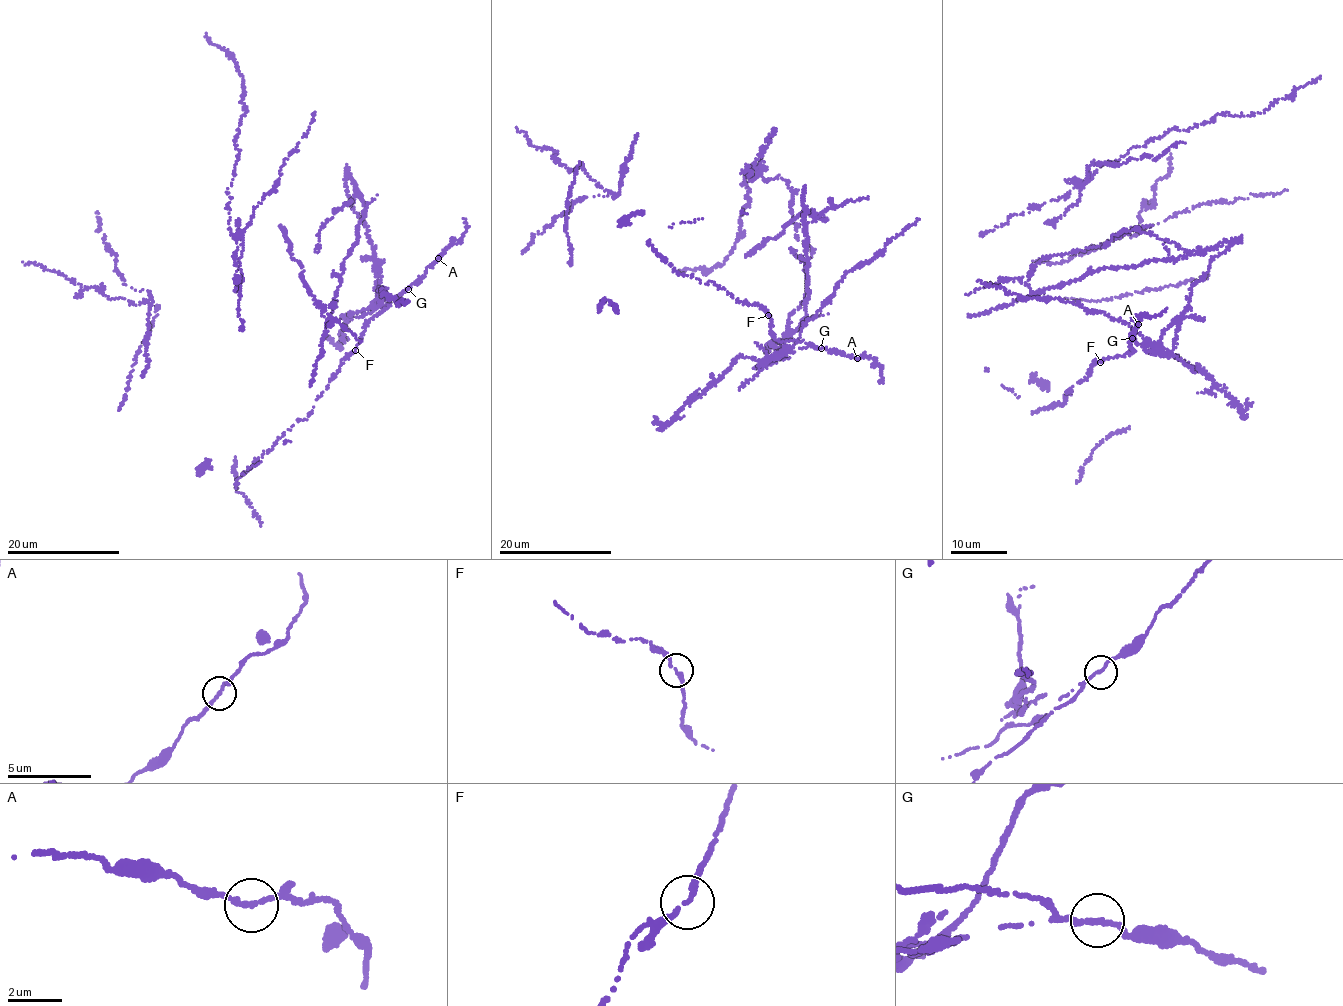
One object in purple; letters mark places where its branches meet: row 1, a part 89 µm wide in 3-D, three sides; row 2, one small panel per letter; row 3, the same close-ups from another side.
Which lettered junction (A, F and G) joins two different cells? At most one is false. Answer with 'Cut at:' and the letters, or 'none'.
Cut at: G

